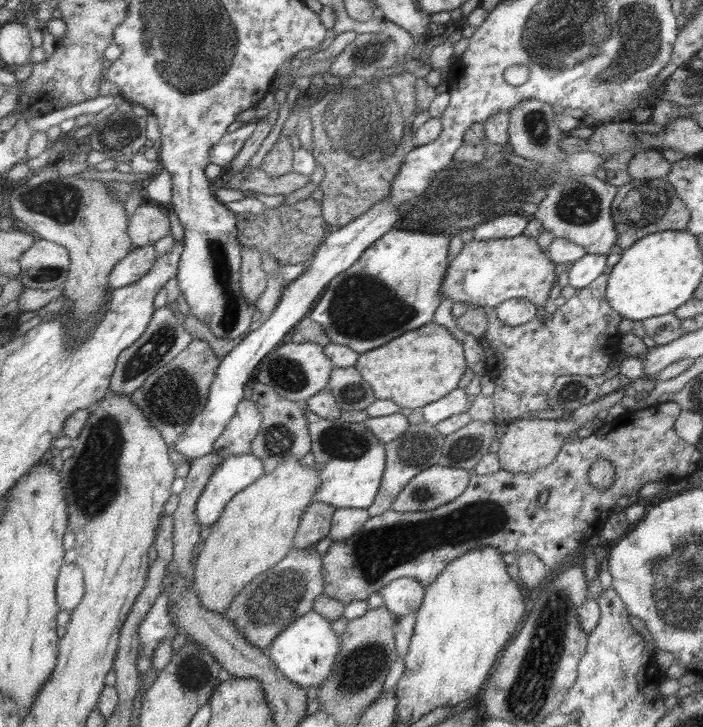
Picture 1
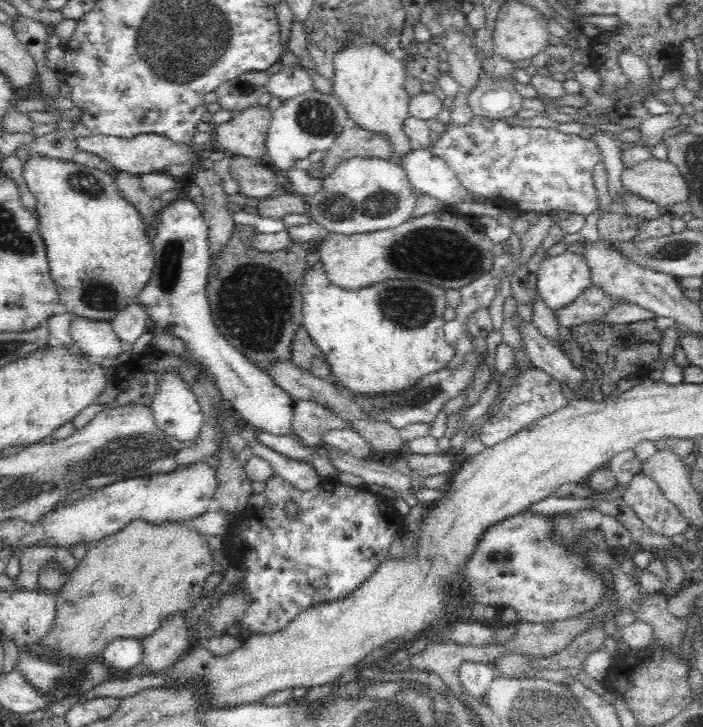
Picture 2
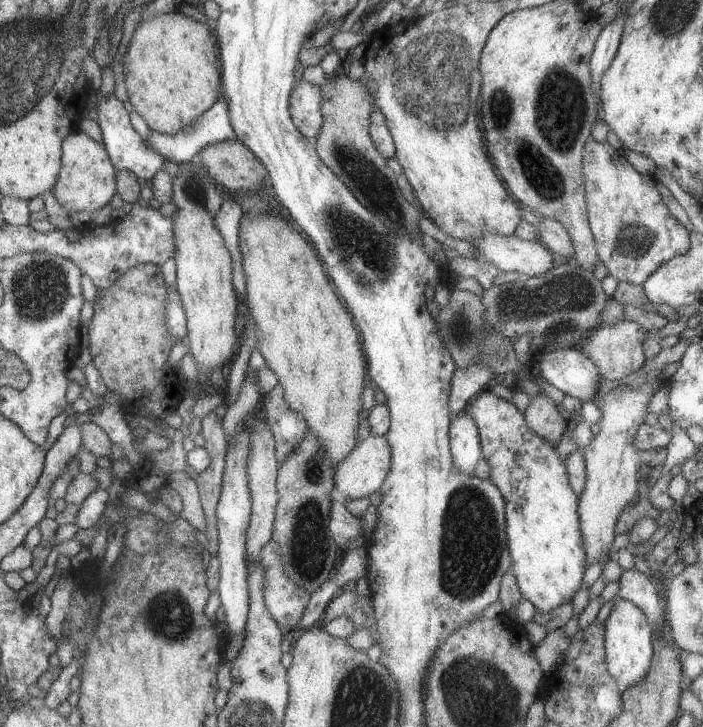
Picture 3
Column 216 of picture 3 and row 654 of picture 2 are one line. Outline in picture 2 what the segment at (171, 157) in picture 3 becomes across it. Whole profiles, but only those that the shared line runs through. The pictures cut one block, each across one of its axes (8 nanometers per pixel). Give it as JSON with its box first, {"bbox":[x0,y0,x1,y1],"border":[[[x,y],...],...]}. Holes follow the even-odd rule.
{"bbox":[100,638,142,670],"border":[[[114,638],[104,648],[100,661],[117,670],[130,670],[142,661],[141,640],[136,638]]]}

